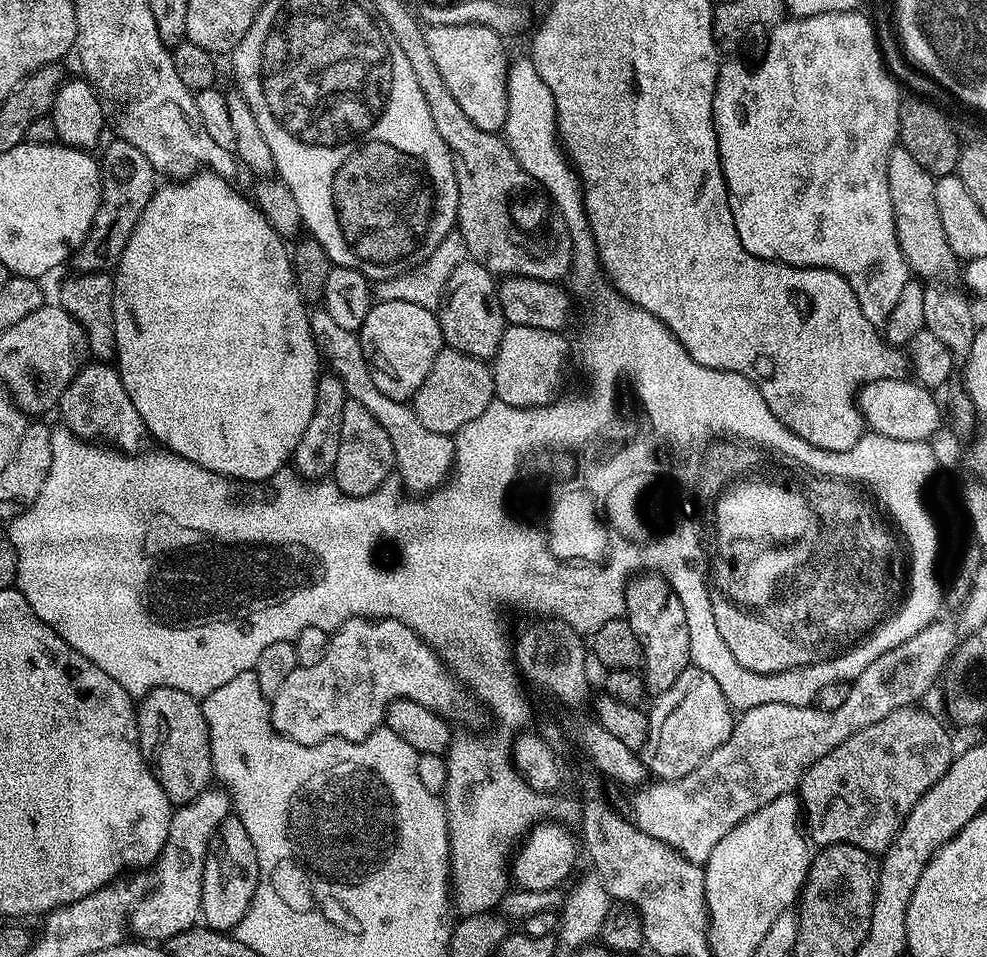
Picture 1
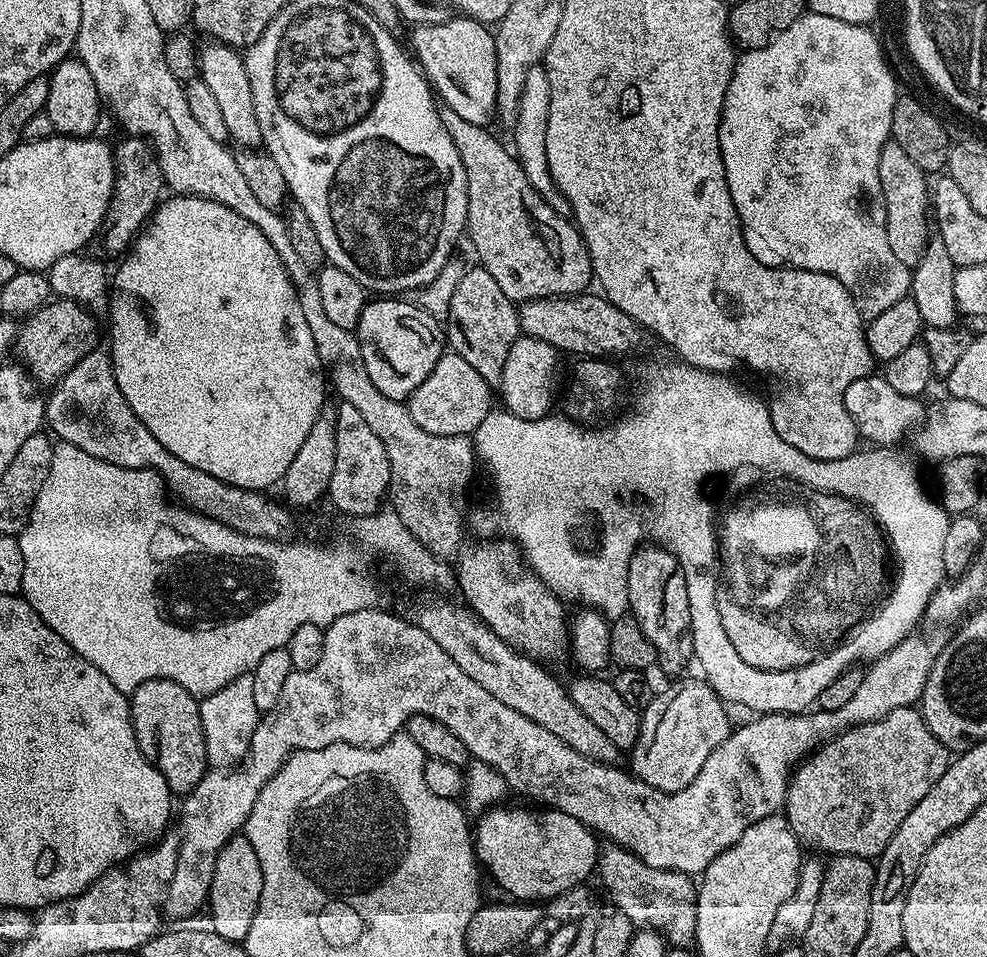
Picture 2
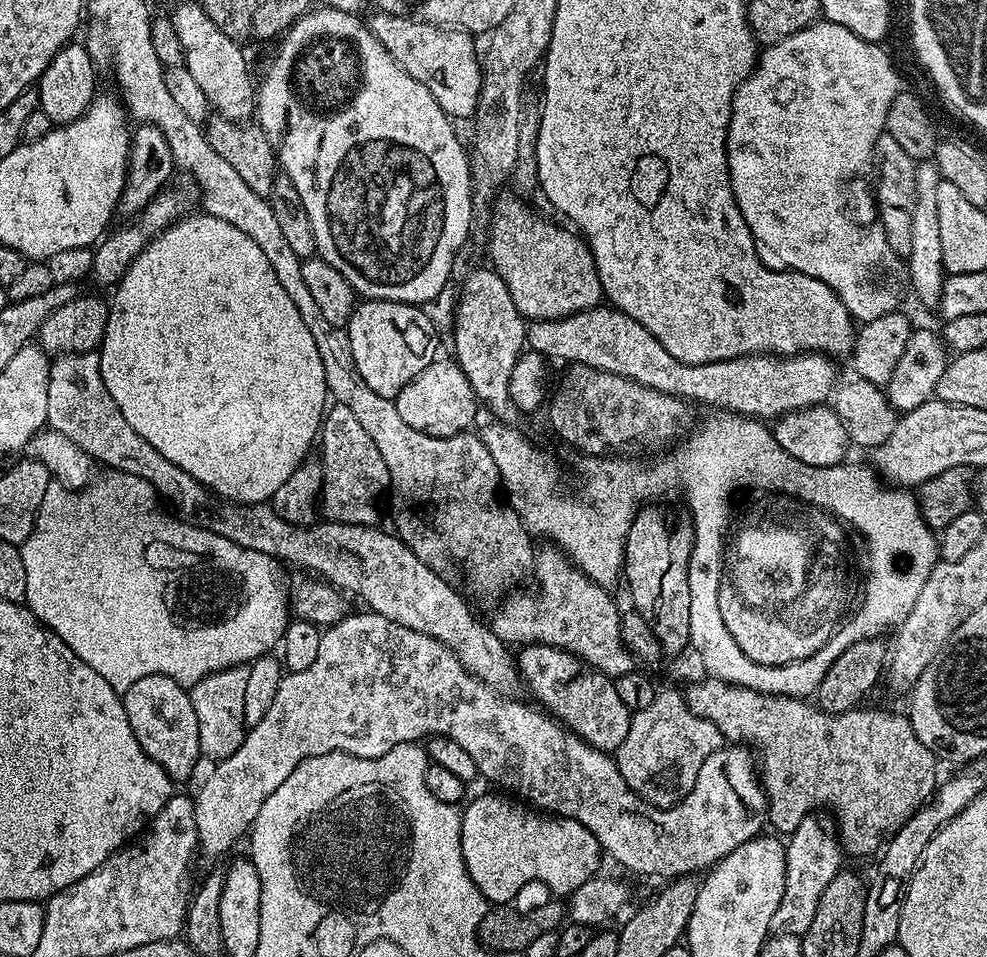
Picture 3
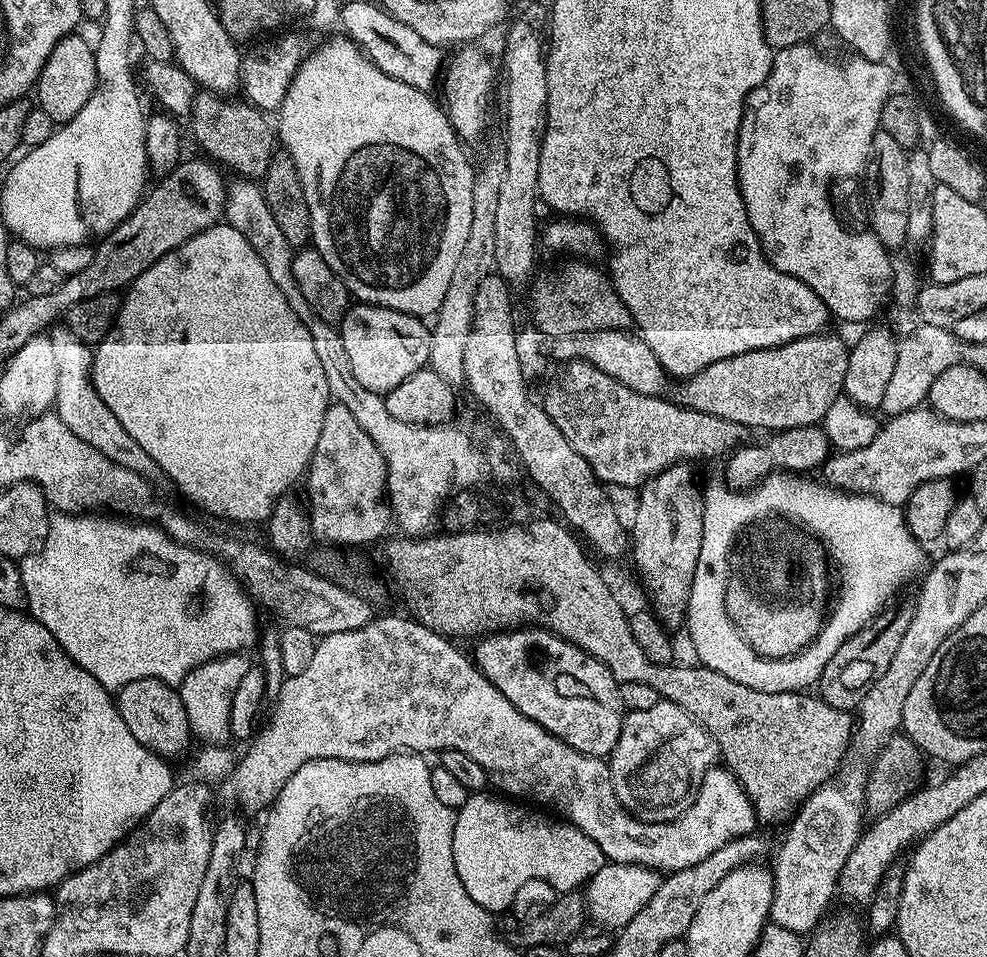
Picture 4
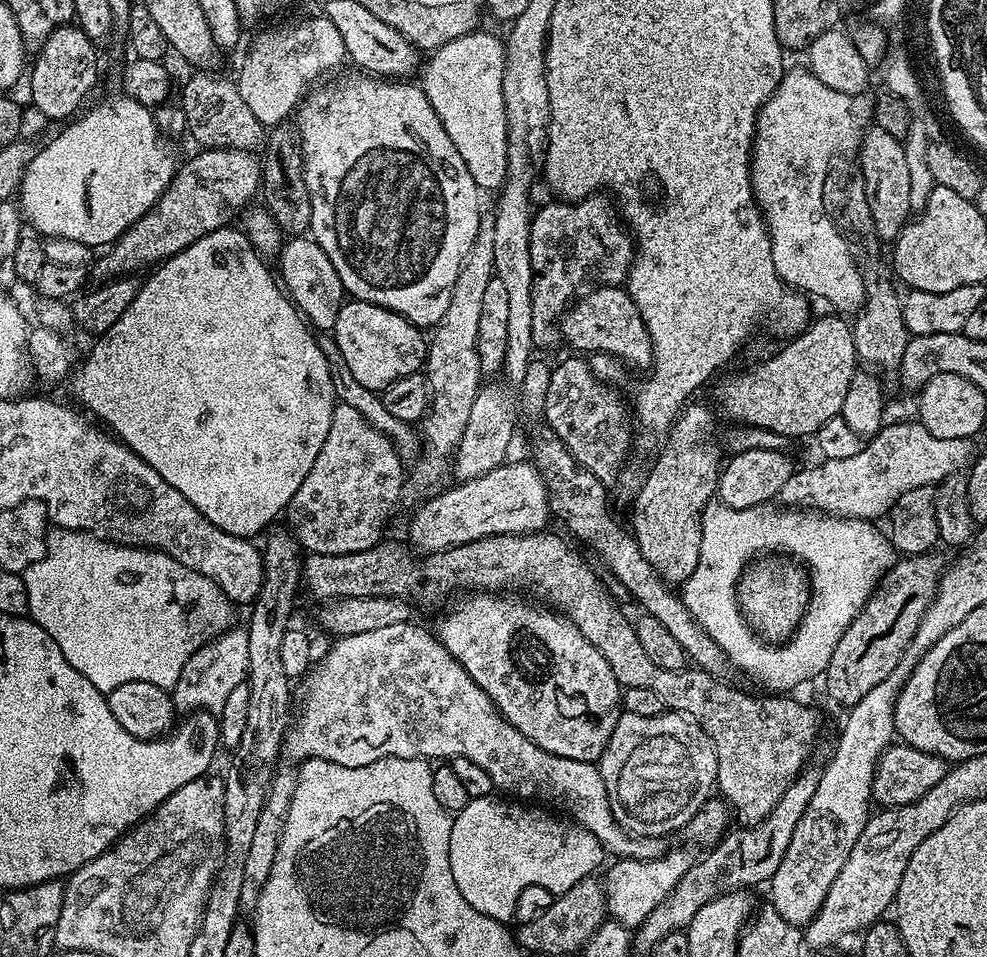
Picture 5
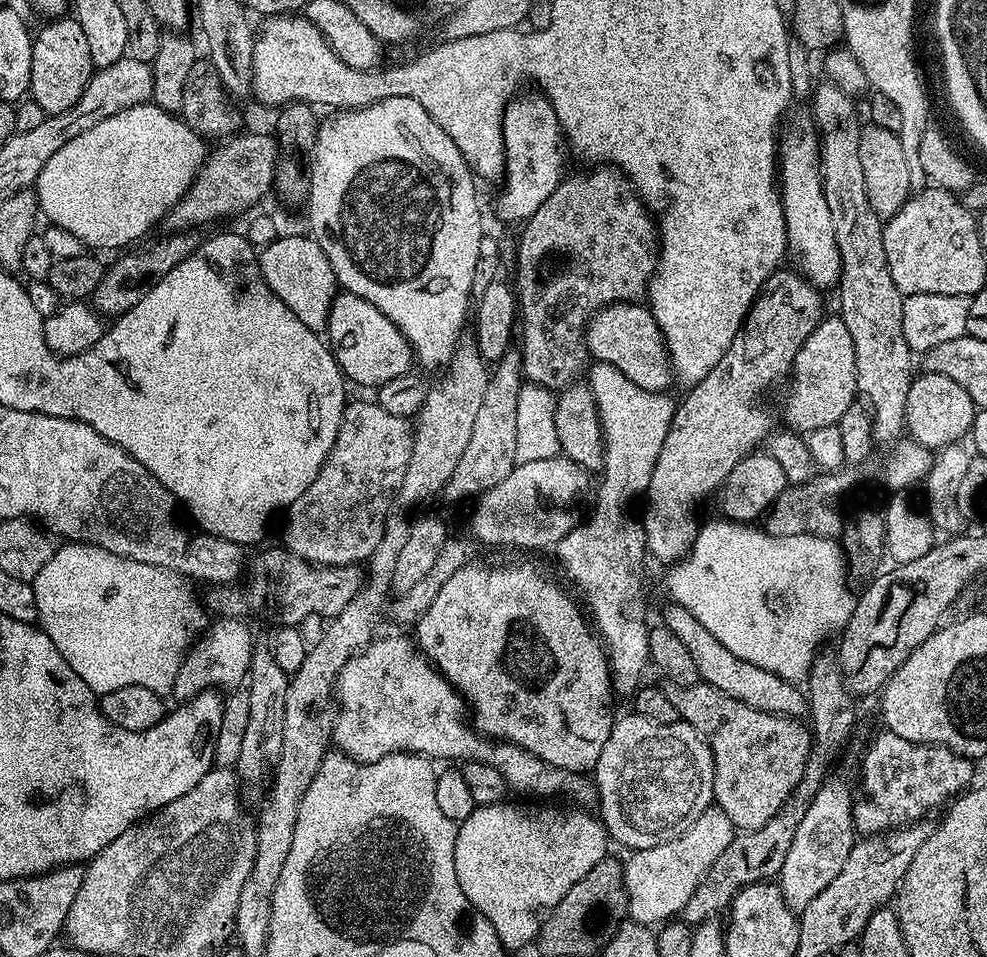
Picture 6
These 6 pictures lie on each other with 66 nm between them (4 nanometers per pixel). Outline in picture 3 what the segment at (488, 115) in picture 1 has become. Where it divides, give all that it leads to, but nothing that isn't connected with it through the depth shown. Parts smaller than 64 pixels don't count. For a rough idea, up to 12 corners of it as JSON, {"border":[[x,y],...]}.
{"border":[[408,14],[370,27],[390,58],[457,121],[484,77],[475,39]]}

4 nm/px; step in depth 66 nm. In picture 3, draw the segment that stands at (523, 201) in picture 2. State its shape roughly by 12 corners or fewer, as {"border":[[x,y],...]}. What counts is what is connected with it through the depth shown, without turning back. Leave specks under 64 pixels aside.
{"border":[[495,197],[487,263],[525,321],[604,296],[571,227]]}

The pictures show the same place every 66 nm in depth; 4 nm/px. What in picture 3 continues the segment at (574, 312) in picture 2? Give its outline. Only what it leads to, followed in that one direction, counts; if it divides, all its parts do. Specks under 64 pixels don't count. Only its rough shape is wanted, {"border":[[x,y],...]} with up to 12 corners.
{"border":[[626,313],[533,320],[526,344],[772,422],[825,403],[818,352],[683,364]]}

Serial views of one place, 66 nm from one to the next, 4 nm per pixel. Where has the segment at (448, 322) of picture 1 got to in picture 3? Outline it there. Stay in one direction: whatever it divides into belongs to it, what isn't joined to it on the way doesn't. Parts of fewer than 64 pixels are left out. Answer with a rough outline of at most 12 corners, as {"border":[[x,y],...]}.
{"border":[[506,282],[458,288],[454,359],[481,405],[519,425],[510,378],[526,321]]}

